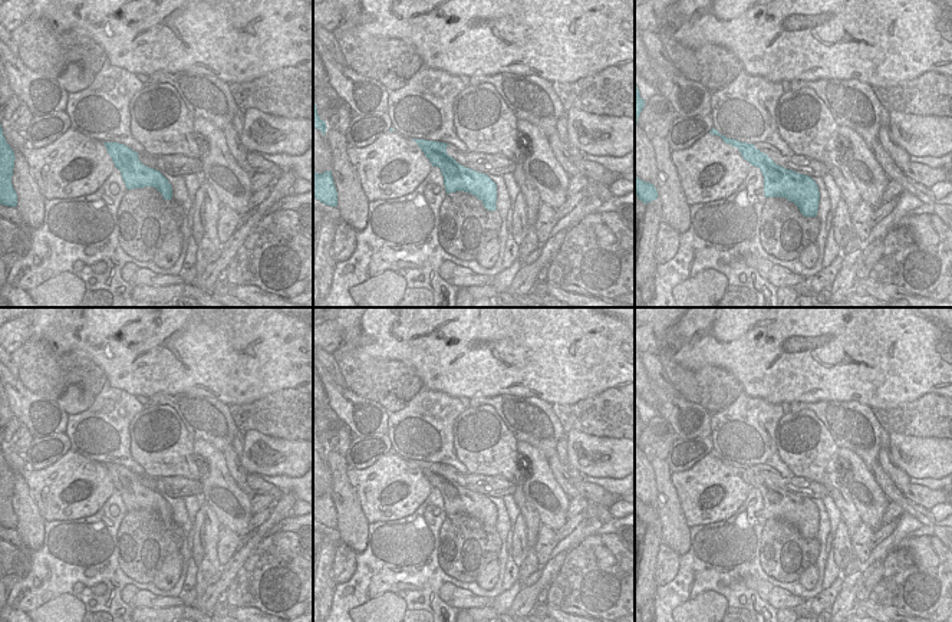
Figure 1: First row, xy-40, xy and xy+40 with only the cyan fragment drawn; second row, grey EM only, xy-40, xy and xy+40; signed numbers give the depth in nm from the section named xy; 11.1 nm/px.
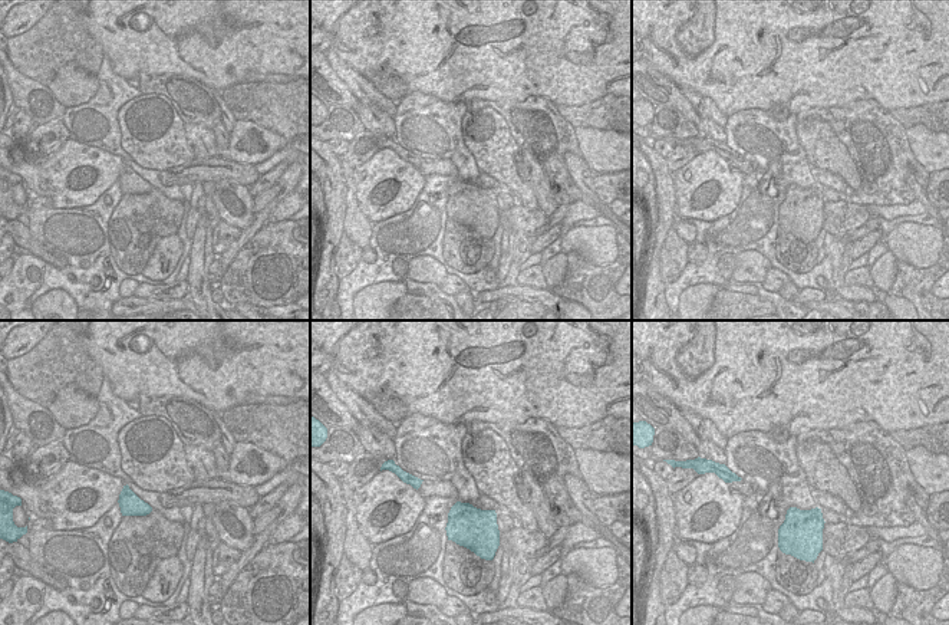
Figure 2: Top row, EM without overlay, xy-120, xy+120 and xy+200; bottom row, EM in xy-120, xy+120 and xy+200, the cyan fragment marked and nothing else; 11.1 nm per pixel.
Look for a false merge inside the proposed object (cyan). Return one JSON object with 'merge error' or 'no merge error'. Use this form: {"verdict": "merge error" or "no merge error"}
{"verdict": "no merge error"}

